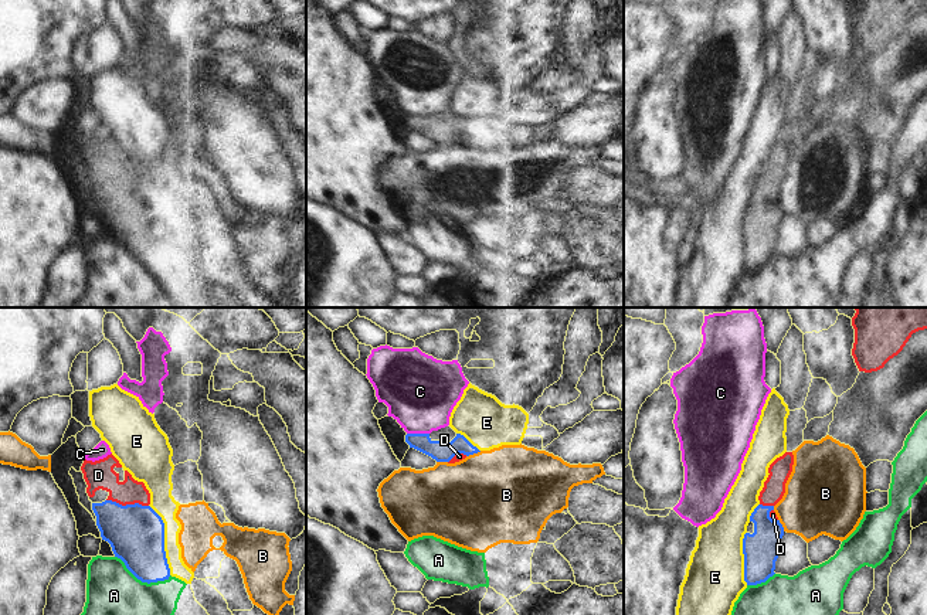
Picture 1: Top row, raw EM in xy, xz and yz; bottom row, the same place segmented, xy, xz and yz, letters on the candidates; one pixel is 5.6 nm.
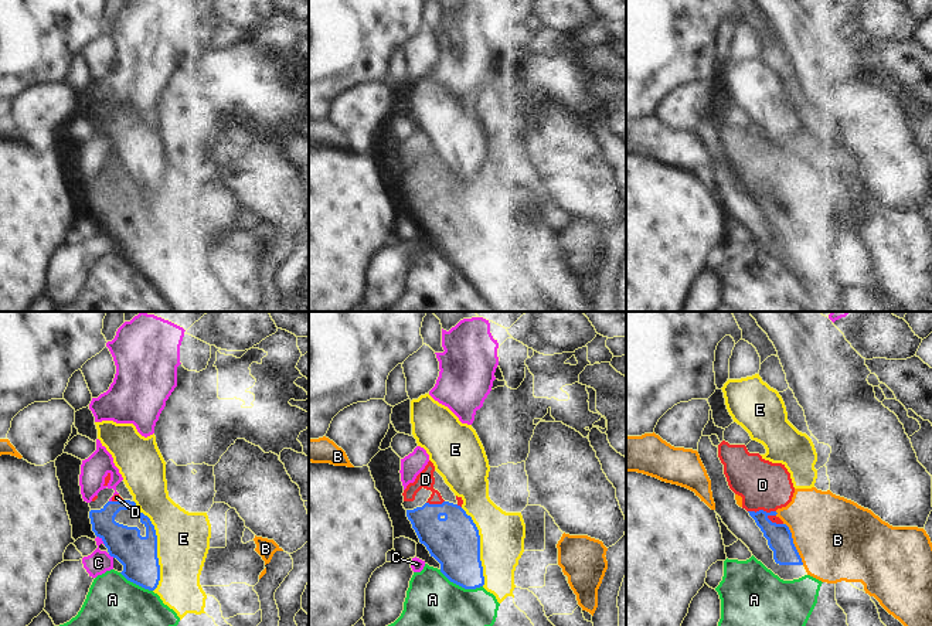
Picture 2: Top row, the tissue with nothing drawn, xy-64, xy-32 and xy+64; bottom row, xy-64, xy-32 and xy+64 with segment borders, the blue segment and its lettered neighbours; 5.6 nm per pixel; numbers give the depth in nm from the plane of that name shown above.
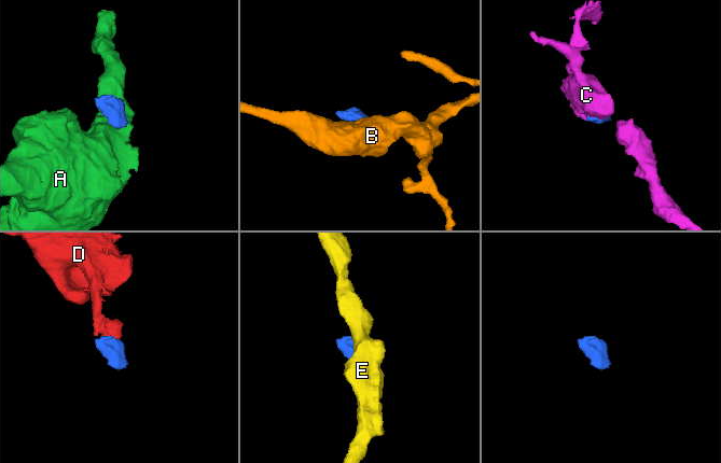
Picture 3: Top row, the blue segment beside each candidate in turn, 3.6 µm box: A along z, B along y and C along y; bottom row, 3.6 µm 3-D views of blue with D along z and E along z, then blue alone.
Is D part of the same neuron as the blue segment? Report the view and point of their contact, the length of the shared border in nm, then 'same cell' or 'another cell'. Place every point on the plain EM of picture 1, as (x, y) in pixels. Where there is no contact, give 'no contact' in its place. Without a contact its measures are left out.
contact xy (128, 187); length 240 nm; same cell

